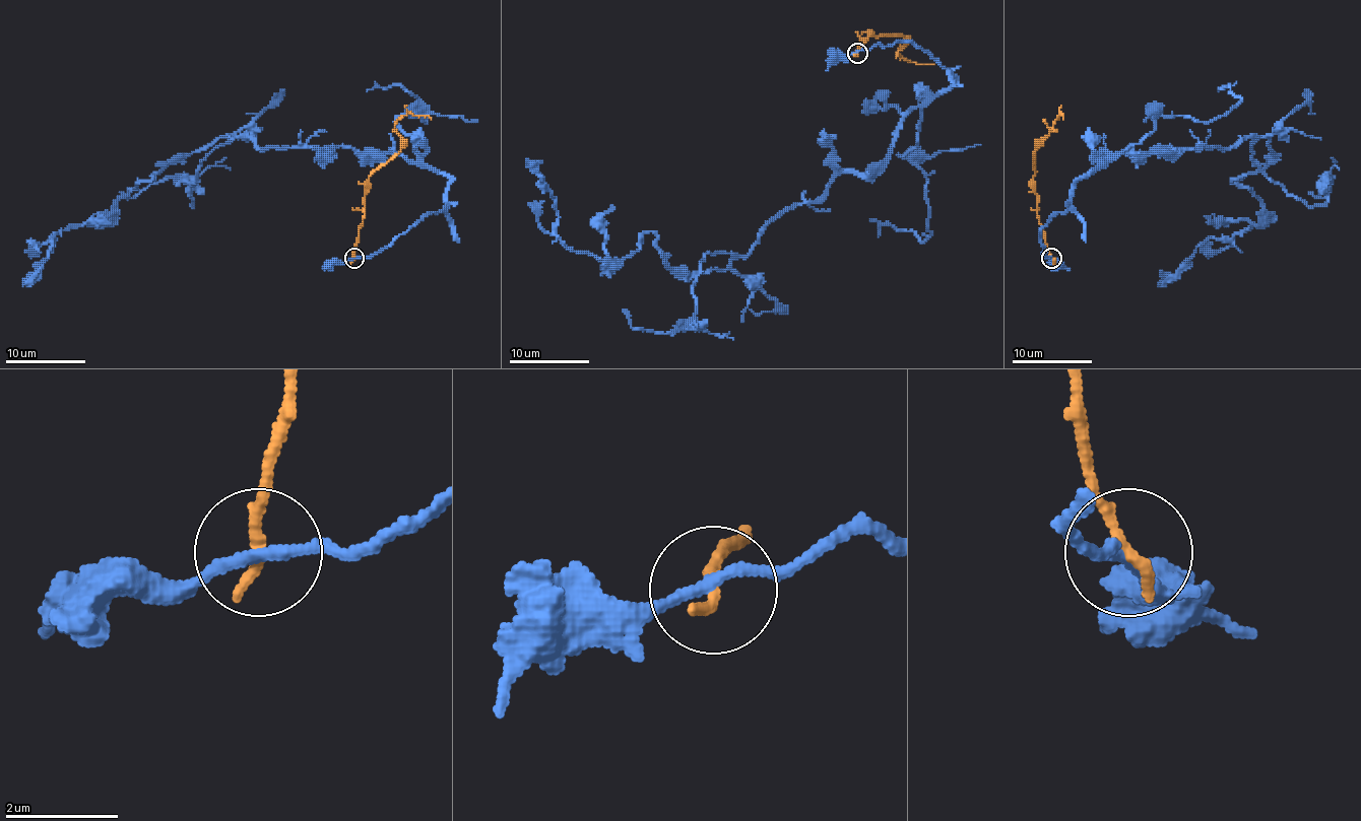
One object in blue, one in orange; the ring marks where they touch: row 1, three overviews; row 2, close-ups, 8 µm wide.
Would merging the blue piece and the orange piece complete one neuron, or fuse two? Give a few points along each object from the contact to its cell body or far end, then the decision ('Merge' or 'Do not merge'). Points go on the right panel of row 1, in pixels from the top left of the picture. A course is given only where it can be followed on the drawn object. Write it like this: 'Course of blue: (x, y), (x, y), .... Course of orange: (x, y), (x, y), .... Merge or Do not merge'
Course of blue: (1051, 258), (1041, 230), (1117, 153), (1269, 137), (1273, 157), (1230, 180), (1262, 220), (1204, 240), (1158, 286). Course of orange: (1051, 258), (1037, 214), (1033, 178), (1037, 149), (1061, 114), (1063, 120). Do not merge

